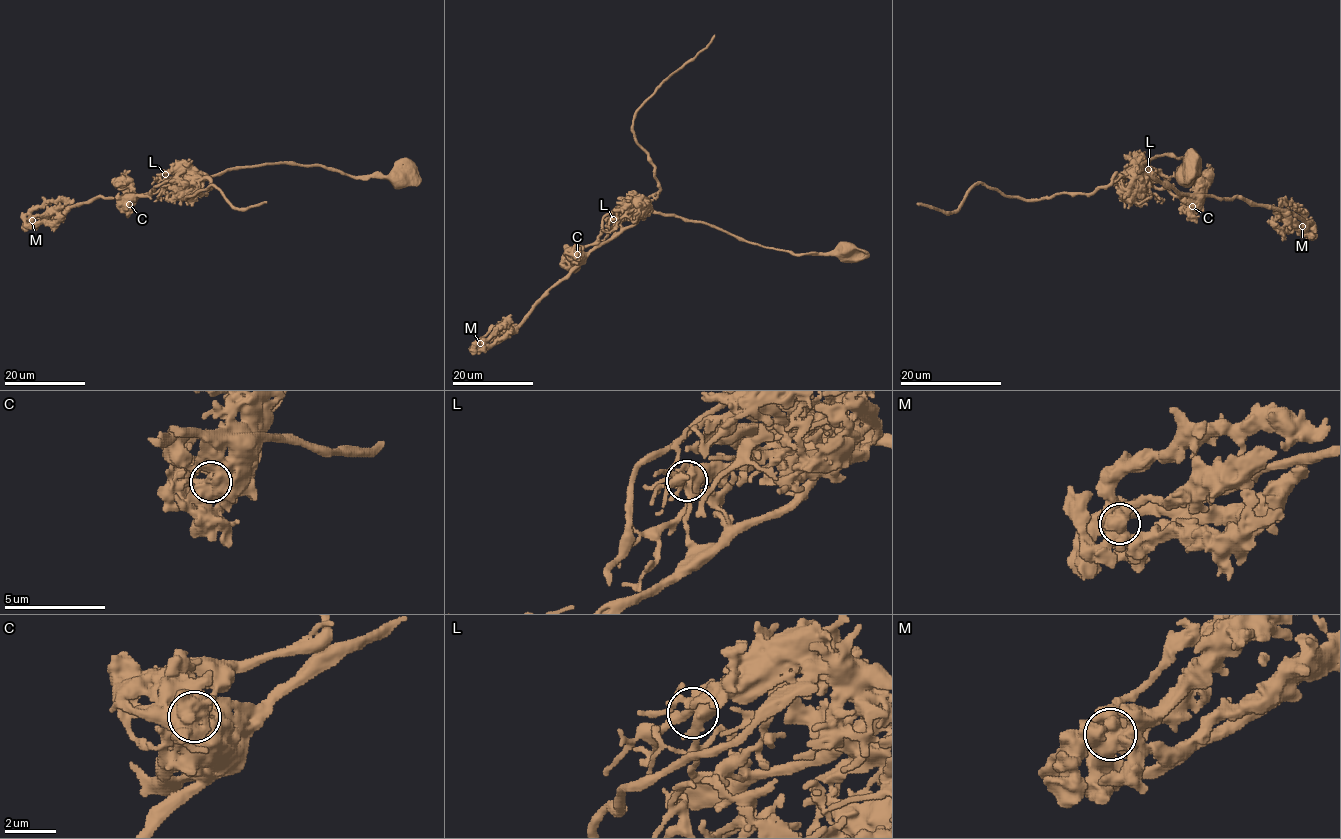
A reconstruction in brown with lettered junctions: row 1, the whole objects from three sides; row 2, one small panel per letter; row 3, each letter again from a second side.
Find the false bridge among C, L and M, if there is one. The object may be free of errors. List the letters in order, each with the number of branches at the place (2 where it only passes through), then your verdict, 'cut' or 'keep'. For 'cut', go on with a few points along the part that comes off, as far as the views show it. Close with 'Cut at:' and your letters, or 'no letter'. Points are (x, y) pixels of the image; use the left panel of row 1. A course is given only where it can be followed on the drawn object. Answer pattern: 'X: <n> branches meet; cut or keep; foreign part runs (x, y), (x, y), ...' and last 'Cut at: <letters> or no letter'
C: 3 branches meet; cut; foreign part runs (129, 204), (171, 179), (197, 178), (211, 186), (185, 199), (214, 185), (239, 209), (267, 202)
L: 4 branches meet; keep
M: 4 branches meet; keep
Cut at: C

